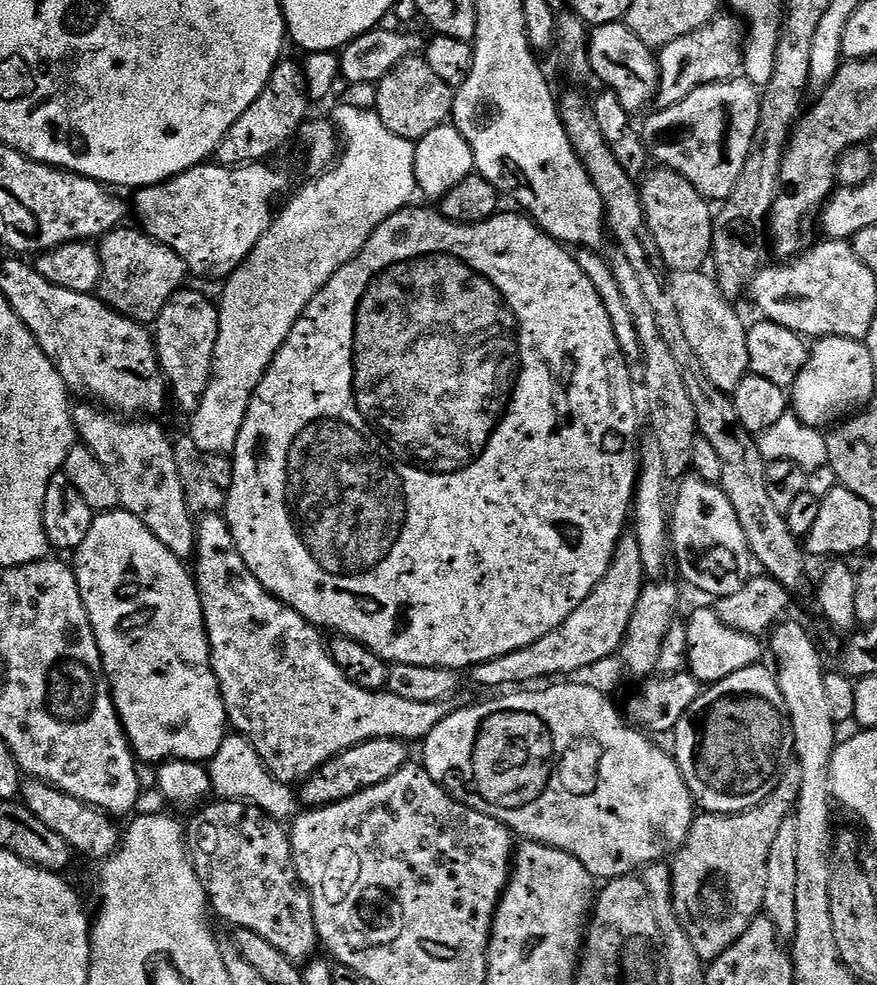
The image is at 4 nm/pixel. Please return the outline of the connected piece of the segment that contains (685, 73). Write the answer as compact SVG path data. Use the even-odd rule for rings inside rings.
M732 14L721 15L718 22L711 22L704 28L694 30L685 37L659 49L658 67L660 87L654 97L660 108L669 108L682 98L686 98L695 88L707 84L720 84L733 79L742 68L742 32L736 29L737 17ZM720 22L720 24L718 24Z

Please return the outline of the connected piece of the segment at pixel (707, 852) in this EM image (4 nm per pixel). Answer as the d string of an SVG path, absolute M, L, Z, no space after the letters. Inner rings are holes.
M792 762L785 768L775 790L755 808L727 814L700 814L693 819L686 842L675 853L670 864L672 905L690 942L694 942L694 950L700 955L701 961L711 962L718 959L752 925L752 921L761 915L766 894L766 862L770 862L770 848L774 846L774 838L778 838L782 822L786 822L793 815L801 786L802 770L799 763Z

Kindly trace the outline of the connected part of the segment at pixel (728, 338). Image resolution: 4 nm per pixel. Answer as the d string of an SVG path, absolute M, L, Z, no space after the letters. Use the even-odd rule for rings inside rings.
M707 271L672 272L670 283L674 294L674 303L678 306L678 314L682 318L682 326L686 330L686 338L690 346L694 346L694 354L698 354L698 362L702 362L702 370L718 386L718 390L729 394L749 375L748 366L748 328L740 321L733 305L720 292L715 279L707 276Z

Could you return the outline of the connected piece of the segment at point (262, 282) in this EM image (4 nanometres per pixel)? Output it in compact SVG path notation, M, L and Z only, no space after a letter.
M344 104L337 110L334 123L346 141L338 163L317 175L316 181L306 185L281 212L279 209L258 246L254 246L247 260L227 277L223 285L224 297L218 300L220 329L214 350L212 377L202 394L200 404L190 416L190 435L198 450L205 454L220 458L236 451L238 434L242 430L242 422L246 422L250 402L266 370L306 306L342 265L349 264L364 249L372 231L395 212L409 207L413 203L412 195L417 195L414 172L416 144L413 141L398 138L398 134L390 134L382 118L378 118L371 107L355 108L352 104Z

